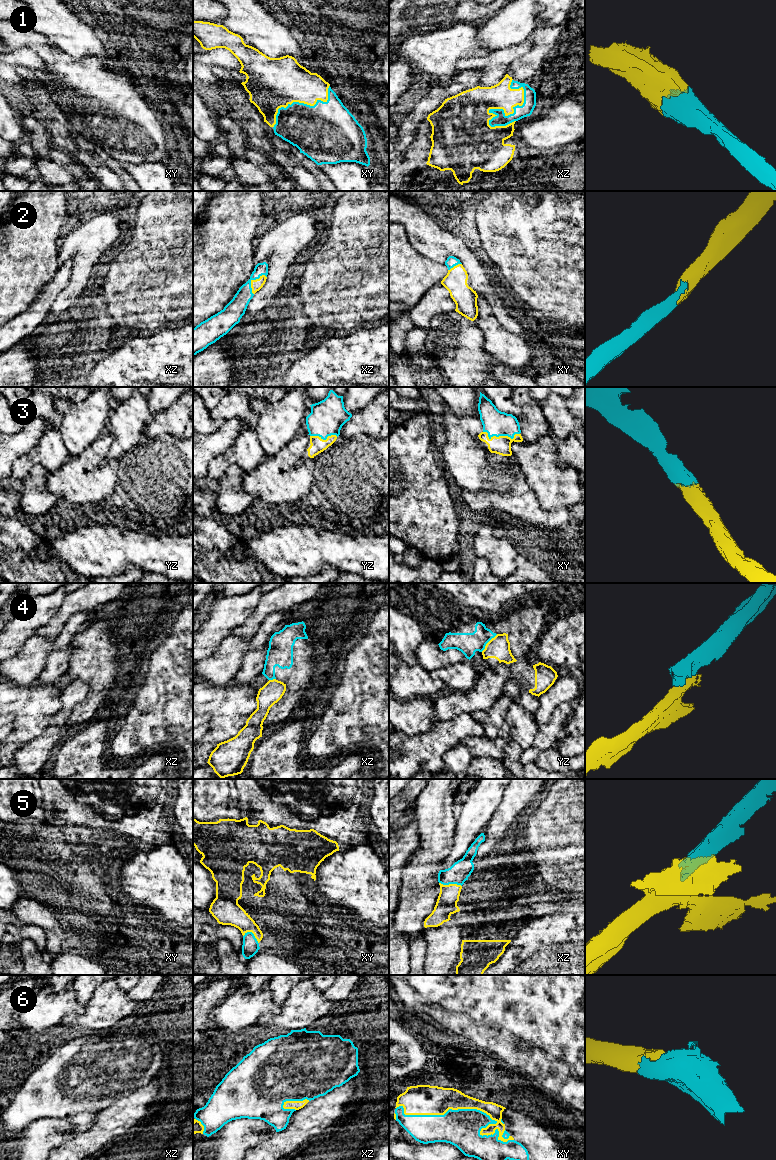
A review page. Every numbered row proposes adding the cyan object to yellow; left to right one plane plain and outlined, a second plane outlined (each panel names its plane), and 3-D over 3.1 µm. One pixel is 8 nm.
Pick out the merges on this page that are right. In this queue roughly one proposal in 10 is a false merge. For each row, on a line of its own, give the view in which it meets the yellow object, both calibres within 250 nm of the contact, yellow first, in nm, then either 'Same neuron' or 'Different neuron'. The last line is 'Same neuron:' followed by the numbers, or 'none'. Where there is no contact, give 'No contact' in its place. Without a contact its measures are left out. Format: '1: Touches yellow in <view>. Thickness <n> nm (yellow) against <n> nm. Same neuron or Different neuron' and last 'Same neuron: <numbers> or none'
1: Touches yellow in xz. Thickness 200 nm (yellow) against 100 nm. Same neuron
2: Touches yellow in xz. Thickness 90 nm (yellow) against 150 nm. Same neuron
3: Touches yellow in xy. Thickness 150 nm (yellow) against 200 nm. Same neuron
4: Touches yellow in yz. Thickness 180 nm (yellow) against 180 nm. Different neuron
5: Touches yellow in xz. Thickness 170 nm (yellow) against 170 nm. Same neuron
6: Touches yellow in xy. Thickness 180 nm (yellow) against 300 nm. Same neuron
Same neuron: 1, 2, 3, 5, 6

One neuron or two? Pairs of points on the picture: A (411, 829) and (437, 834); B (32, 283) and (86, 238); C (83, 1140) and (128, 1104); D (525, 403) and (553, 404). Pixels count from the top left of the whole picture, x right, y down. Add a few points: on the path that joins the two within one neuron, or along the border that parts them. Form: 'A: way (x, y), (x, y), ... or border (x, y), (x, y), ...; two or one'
A: border (415, 808), (419, 847), (413, 853); two
B: border (57, 254), (58, 260); two
C: way (94, 1138), (117, 1115); one
D: border (538, 402), (549, 424); two

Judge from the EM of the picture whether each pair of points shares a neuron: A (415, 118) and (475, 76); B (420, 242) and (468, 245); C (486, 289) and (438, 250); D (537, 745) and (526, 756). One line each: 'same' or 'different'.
A: same
B: same
C: same
D: same

